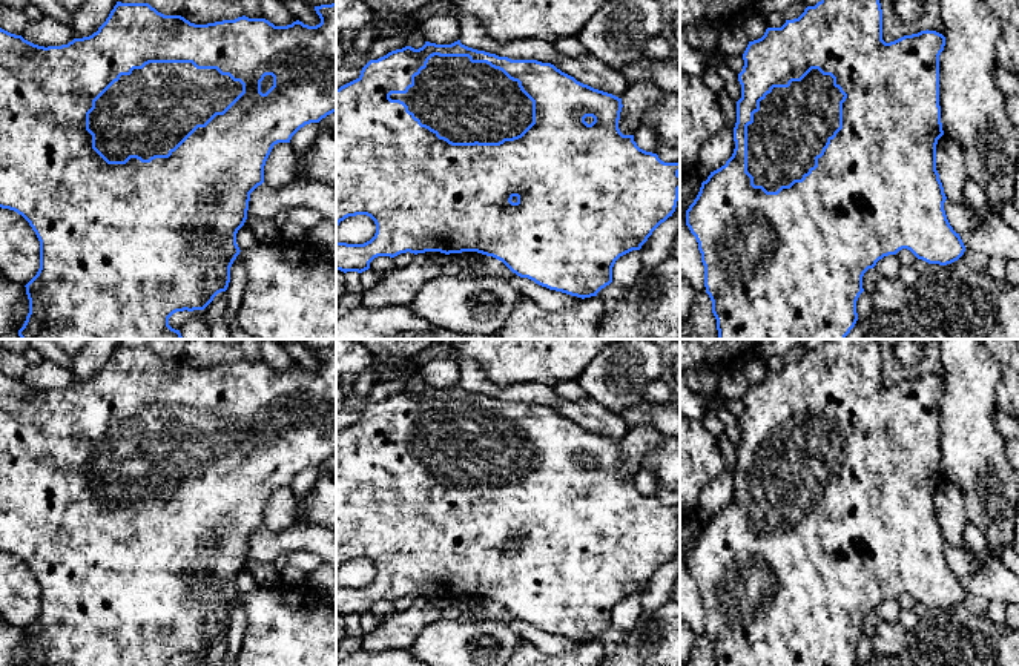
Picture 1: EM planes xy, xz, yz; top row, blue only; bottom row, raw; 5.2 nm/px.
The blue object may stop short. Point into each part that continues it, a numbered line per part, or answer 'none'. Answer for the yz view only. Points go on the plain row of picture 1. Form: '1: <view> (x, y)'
1: yz (792, 470)

